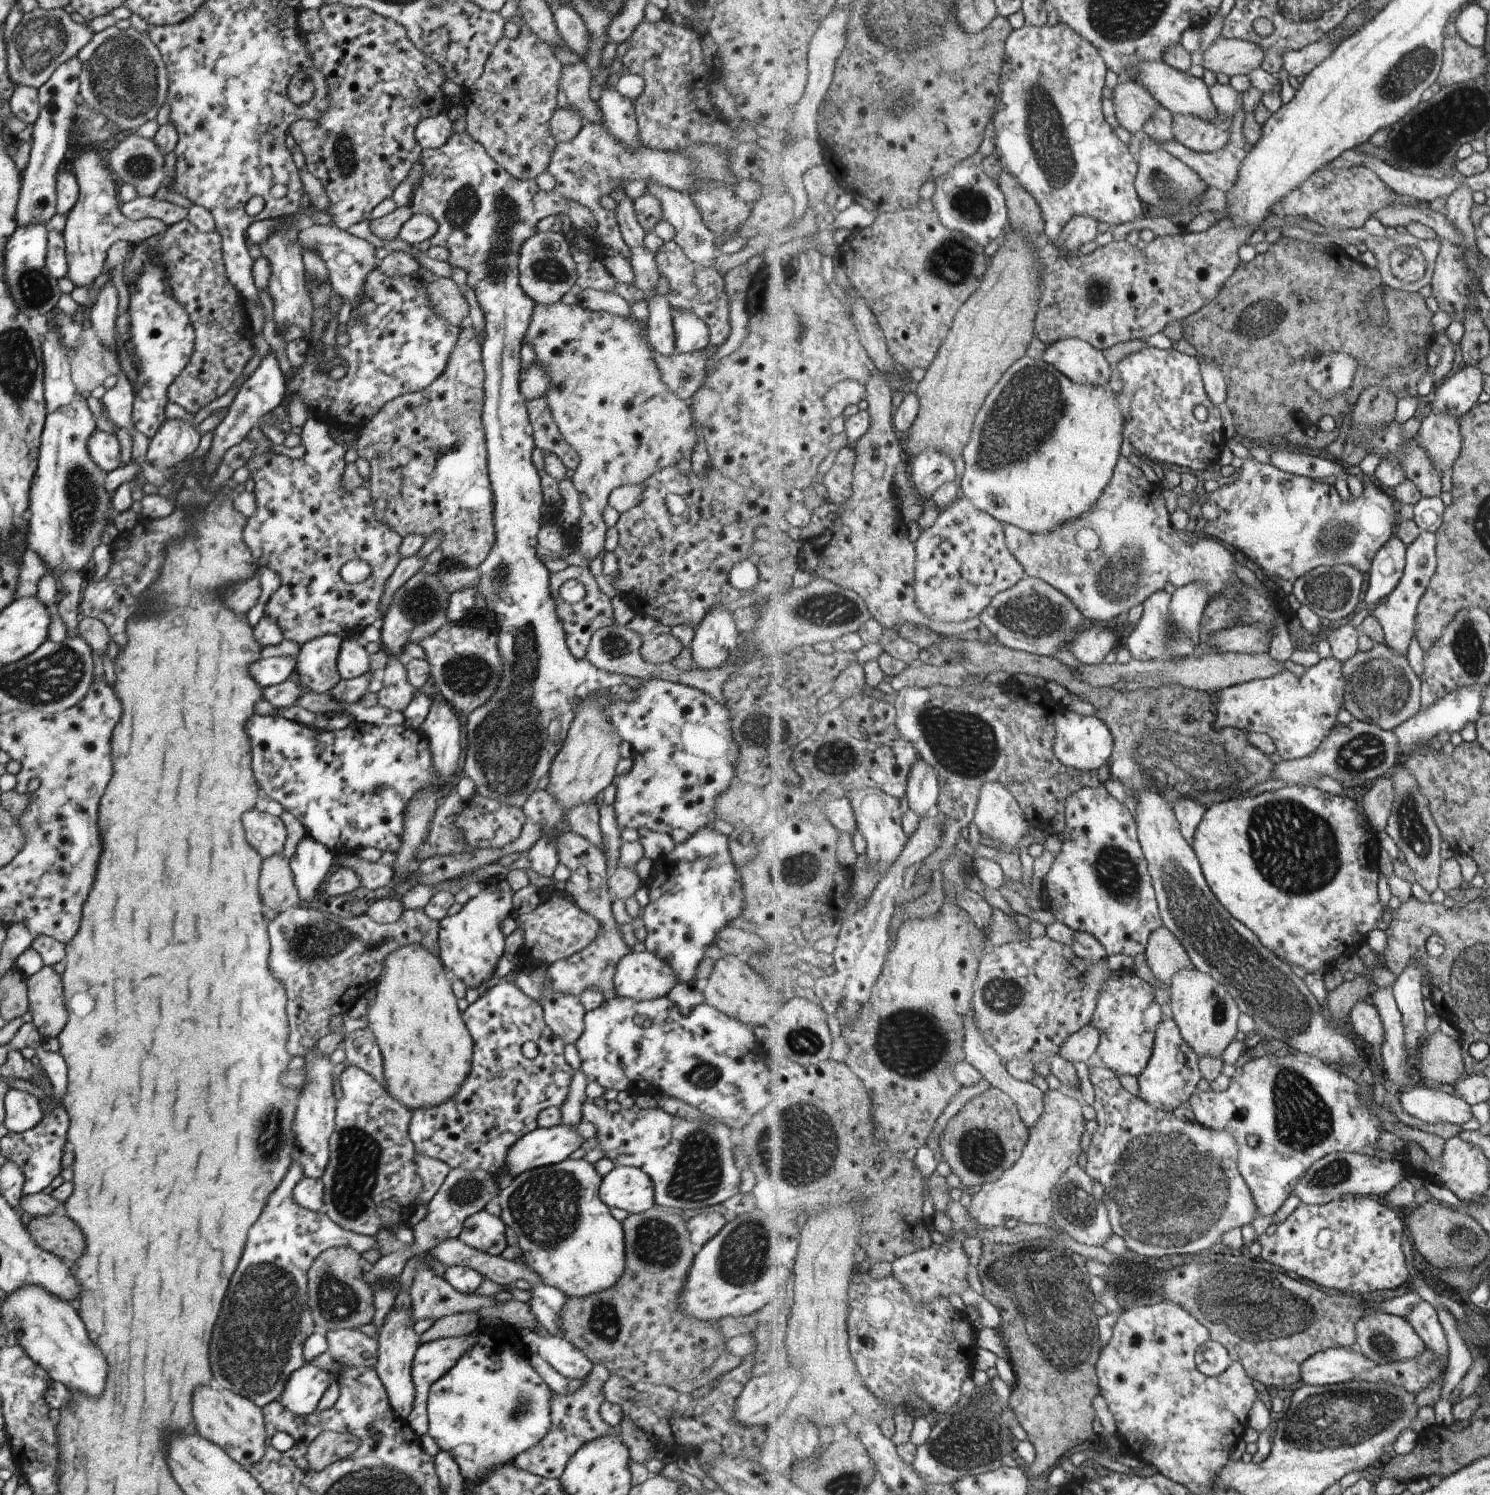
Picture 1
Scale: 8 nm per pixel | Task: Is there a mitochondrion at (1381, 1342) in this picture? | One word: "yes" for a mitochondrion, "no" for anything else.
yes

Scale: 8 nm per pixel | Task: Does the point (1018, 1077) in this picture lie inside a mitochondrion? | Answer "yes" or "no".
no

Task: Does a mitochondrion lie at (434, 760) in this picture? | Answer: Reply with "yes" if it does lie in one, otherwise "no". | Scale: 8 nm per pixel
no

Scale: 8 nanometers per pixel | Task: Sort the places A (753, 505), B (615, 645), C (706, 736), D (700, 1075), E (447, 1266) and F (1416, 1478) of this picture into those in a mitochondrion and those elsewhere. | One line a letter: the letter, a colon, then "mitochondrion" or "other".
A: other
B: mitochondrion
C: other
D: mitochondrion
E: other
F: other

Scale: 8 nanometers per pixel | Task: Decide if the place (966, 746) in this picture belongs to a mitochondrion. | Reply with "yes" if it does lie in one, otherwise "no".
yes

